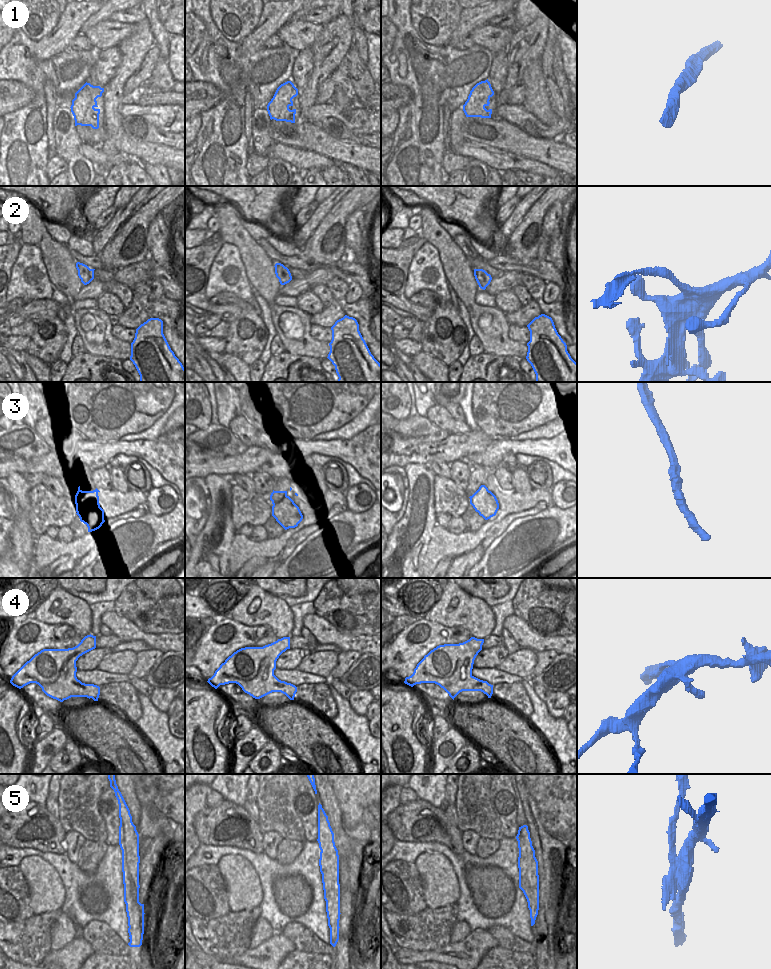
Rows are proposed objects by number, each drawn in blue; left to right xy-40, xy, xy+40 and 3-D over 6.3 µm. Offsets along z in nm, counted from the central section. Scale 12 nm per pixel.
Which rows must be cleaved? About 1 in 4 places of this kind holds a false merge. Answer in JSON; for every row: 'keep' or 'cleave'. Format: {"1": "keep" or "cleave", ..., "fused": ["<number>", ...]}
{"1": "cleave", "2": "cleave", "3": "keep", "4": "keep", "5": "cleave", "fused": ["1", "2", "5"]}

